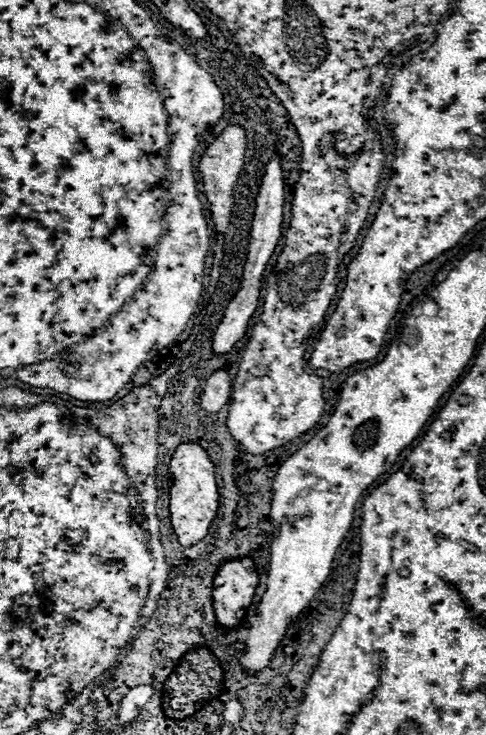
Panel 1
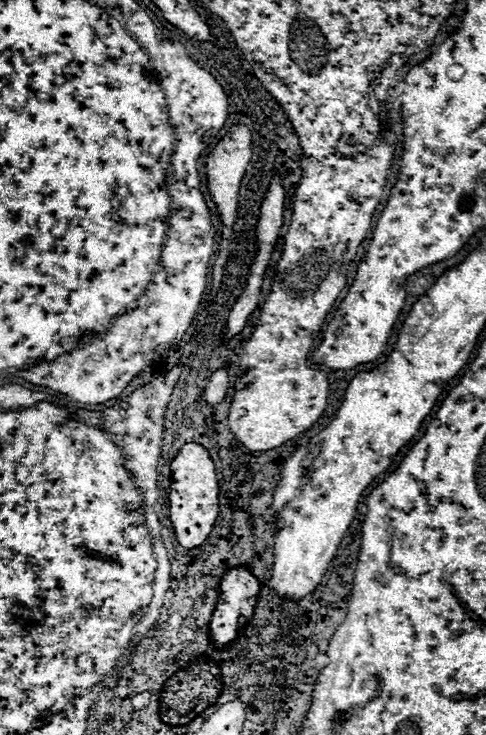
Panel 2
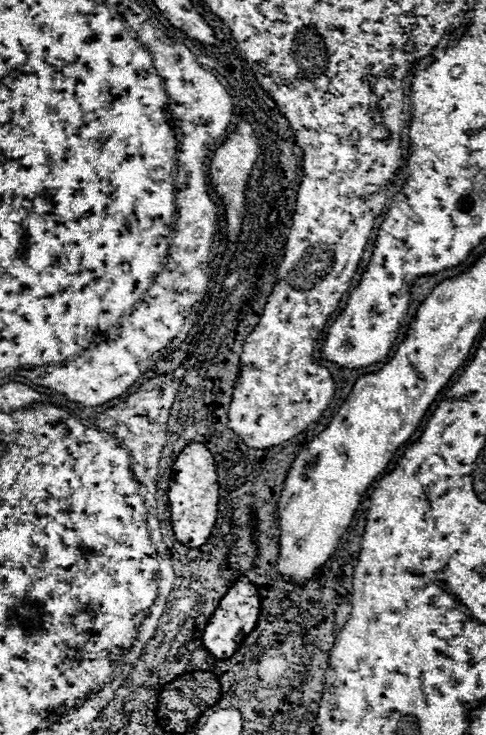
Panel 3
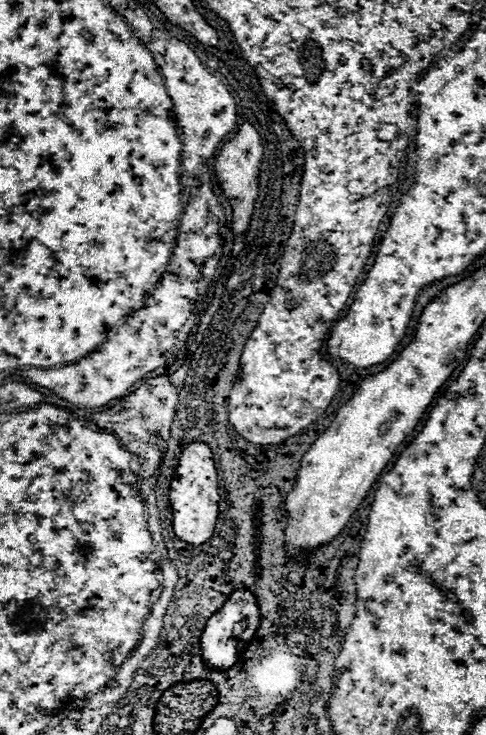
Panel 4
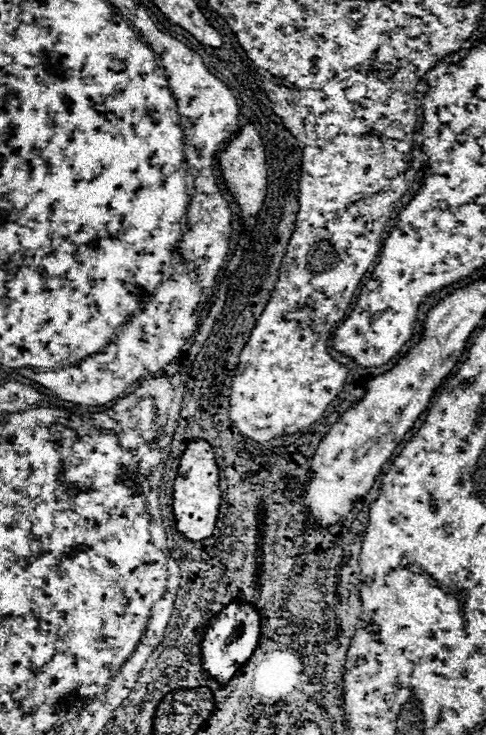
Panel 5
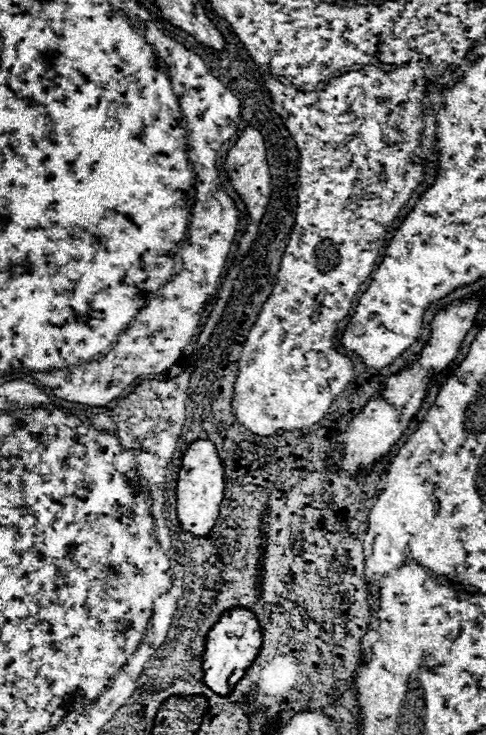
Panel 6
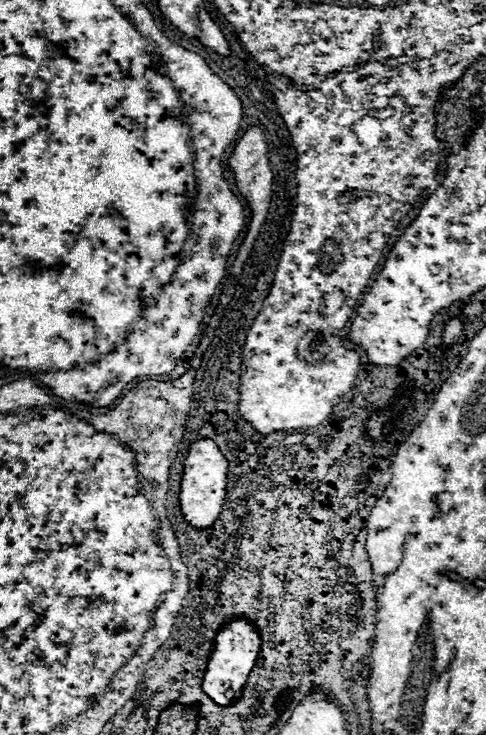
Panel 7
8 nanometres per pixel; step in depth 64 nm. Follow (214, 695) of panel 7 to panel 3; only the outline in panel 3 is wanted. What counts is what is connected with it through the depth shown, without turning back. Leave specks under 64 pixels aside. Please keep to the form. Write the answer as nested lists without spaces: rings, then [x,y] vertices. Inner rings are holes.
[[[238,576],[236,582],[222,596],[218,610],[214,610],[214,614],[208,620],[208,626],[202,634],[202,642],[206,650],[212,650],[212,654],[218,658],[230,658],[244,640],[244,636],[252,632],[252,628],[256,626],[258,614],[260,614],[260,598],[256,586],[246,576]]]

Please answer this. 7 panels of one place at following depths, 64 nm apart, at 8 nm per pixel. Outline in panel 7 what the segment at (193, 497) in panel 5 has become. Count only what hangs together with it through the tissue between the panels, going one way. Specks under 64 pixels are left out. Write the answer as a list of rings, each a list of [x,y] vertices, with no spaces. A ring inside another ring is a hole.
[[[202,438],[190,446],[180,482],[180,510],[184,514],[184,520],[194,528],[206,530],[218,520],[226,494],[226,472],[228,472],[228,460],[222,456],[214,440]]]

